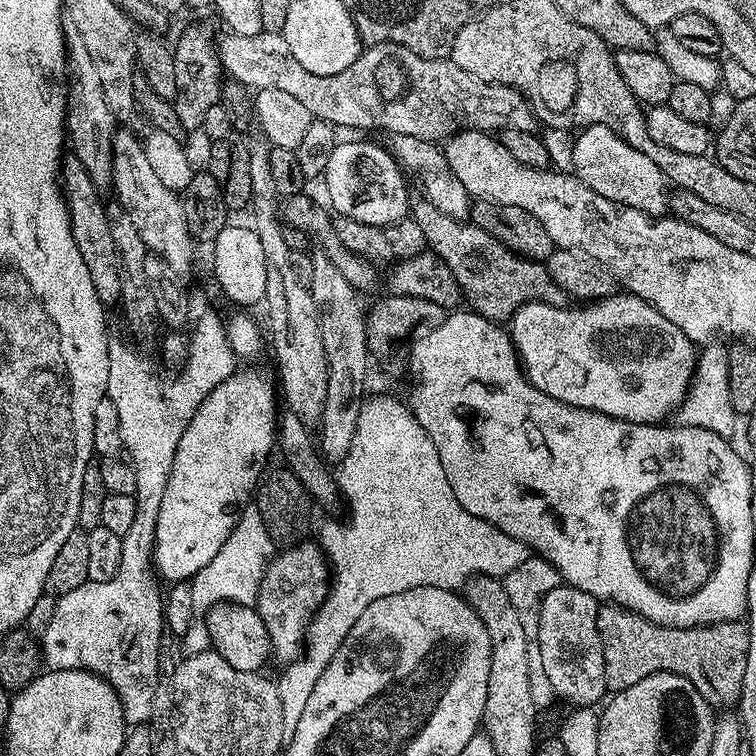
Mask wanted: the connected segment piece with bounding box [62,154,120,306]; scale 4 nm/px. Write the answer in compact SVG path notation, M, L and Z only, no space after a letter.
M74 154L69 155L62 164L62 191L68 201L68 217L74 242L78 250L82 250L82 258L94 281L96 297L105 306L112 306L112 303L115 305L120 299L120 259L114 246L114 234L110 230L108 208L100 201L101 189L96 187L96 183L90 178L90 174L86 174L82 162Z

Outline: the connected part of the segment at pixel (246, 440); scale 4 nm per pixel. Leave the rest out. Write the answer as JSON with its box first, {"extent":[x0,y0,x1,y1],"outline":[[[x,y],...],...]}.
{"extent":[152,366,277,581],"outline":[[[252,366],[245,368],[248,368],[245,372],[236,370],[230,378],[214,386],[214,390],[210,390],[208,397],[198,406],[194,418],[190,418],[190,426],[182,430],[178,450],[174,454],[174,466],[170,470],[170,478],[164,483],[162,502],[158,506],[156,541],[152,547],[152,563],[165,581],[191,581],[198,570],[202,570],[202,566],[206,566],[210,558],[222,550],[226,538],[230,538],[236,528],[237,519],[245,507],[243,504],[253,499],[268,455],[277,447],[277,385],[273,381],[271,384],[262,373],[255,372]]]}

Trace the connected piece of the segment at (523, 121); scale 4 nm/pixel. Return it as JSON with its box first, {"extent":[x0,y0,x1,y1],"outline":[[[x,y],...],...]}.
{"extent":[218,31,538,142],"outline":[[[263,31],[254,34],[254,38],[224,34],[224,37],[218,40],[218,55],[221,69],[227,75],[229,72],[238,83],[245,84],[249,90],[257,88],[283,90],[285,94],[298,98],[298,102],[302,102],[302,106],[310,110],[313,118],[329,120],[340,130],[385,128],[388,134],[444,142],[449,136],[455,136],[461,130],[496,134],[501,128],[527,132],[536,132],[538,128],[536,113],[532,111],[528,99],[517,88],[482,82],[474,78],[474,74],[466,74],[466,70],[462,70],[462,66],[458,66],[450,58],[442,60],[426,58],[414,54],[409,48],[403,48],[400,44],[369,44],[353,64],[342,70],[342,74],[329,76],[310,74],[310,70],[305,70],[294,59],[294,54],[290,54],[290,46],[286,46],[286,38],[279,32]]]}

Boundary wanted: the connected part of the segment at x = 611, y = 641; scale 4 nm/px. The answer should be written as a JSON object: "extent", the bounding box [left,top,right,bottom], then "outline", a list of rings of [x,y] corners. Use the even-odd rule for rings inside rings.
{"extent":[598,602,750,706],"outline":[[[604,602],[598,610],[598,634],[602,642],[606,682],[613,693],[626,690],[626,686],[634,686],[634,682],[642,682],[642,678],[655,672],[673,672],[694,682],[698,694],[702,694],[702,698],[706,698],[713,706],[735,705],[739,701],[742,674],[746,674],[746,654],[750,650],[748,625],[743,619],[727,620],[717,624],[699,624],[693,628],[671,628],[650,622],[620,604]]]}

